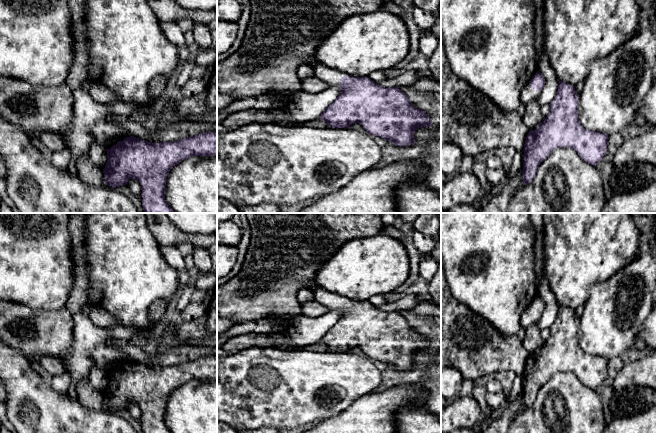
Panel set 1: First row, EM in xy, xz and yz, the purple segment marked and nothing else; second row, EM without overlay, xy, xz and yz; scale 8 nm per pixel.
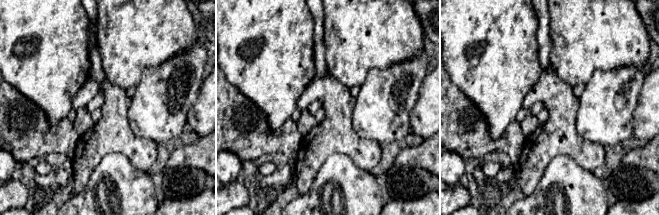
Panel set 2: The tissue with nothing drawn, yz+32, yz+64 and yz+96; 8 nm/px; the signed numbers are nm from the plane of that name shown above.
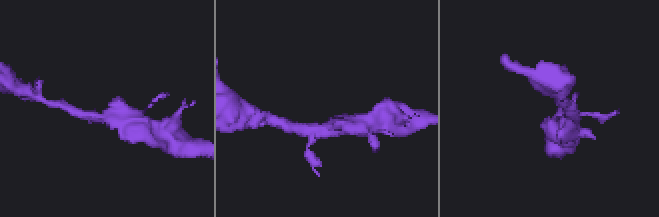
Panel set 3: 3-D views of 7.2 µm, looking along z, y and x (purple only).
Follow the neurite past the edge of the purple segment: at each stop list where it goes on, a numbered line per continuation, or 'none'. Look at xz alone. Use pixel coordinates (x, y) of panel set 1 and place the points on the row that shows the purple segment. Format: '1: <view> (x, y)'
1: xz (331, 77)

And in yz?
1: yz (527, 94)

